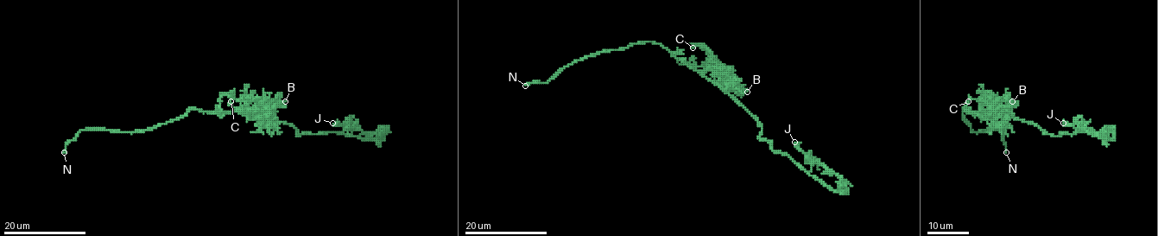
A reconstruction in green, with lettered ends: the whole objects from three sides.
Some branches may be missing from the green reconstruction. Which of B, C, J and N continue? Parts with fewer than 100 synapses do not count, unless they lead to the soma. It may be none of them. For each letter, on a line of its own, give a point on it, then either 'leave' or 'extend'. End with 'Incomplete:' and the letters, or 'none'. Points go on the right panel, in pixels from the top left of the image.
B: at (1012, 101); leave
C: at (968, 101); leave
J: at (1063, 123); leave
N: at (1006, 152); extend
Incomplete: N

